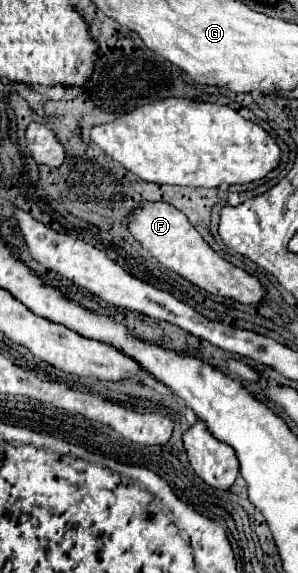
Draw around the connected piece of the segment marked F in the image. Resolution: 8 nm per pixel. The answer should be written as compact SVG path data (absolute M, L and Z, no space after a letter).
M145 203L139 205L133 215L129 215L129 231L133 237L151 251L155 259L159 259L167 269L173 269L175 273L183 275L187 281L197 285L199 289L205 289L219 297L229 297L233 301L245 303L245 305L261 305L265 299L265 287L261 281L247 271L231 265L223 257L219 257L199 235L199 231L187 221L187 217L167 203Z

